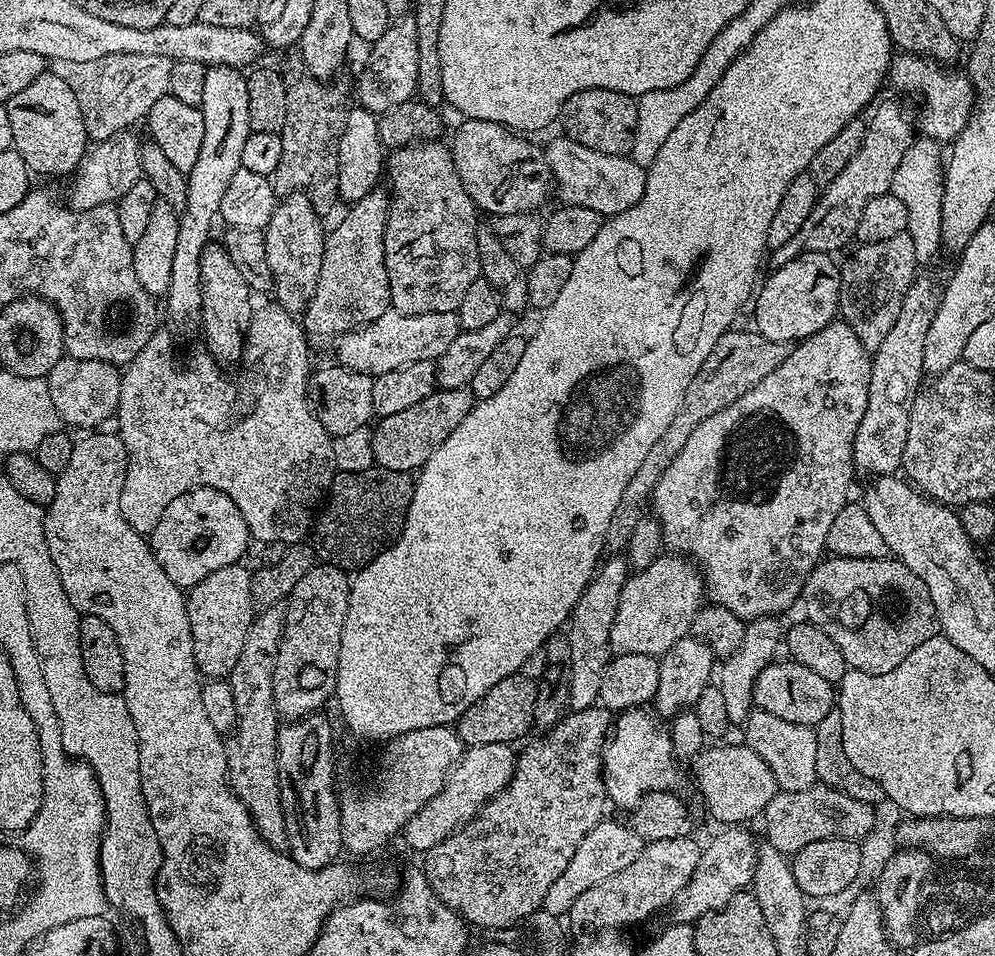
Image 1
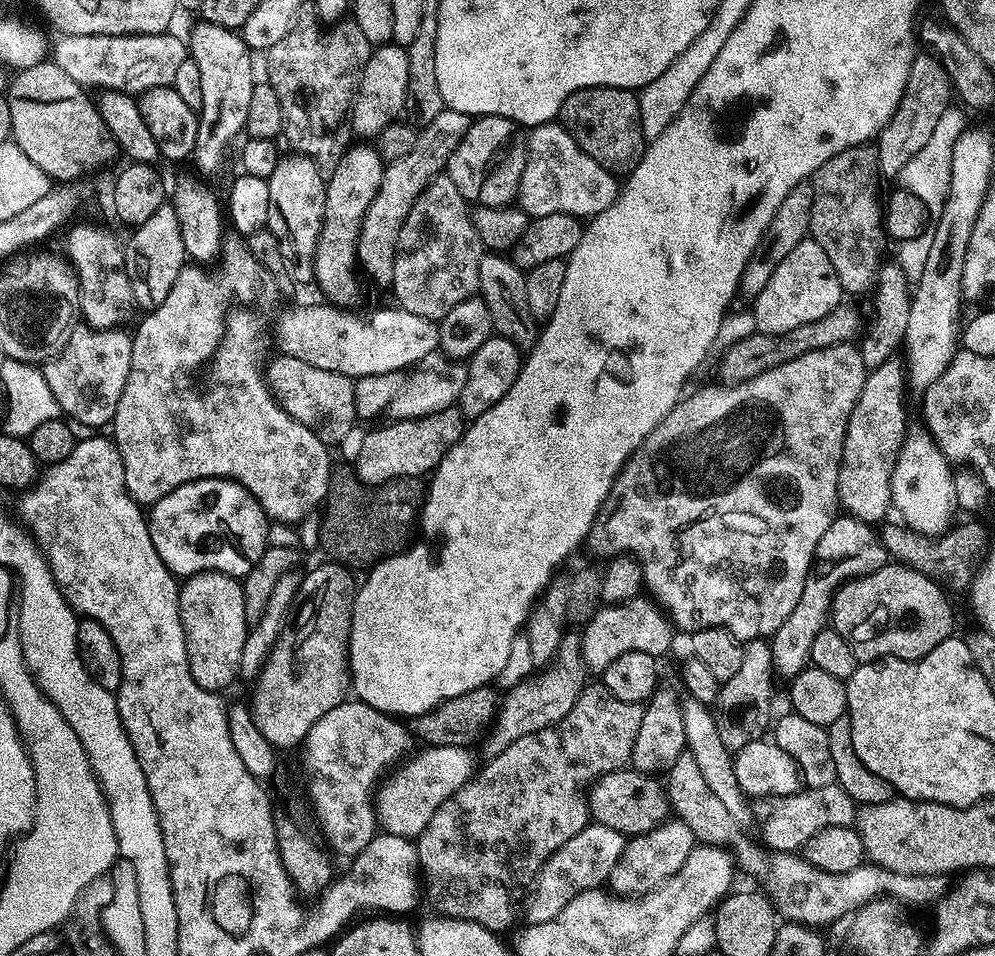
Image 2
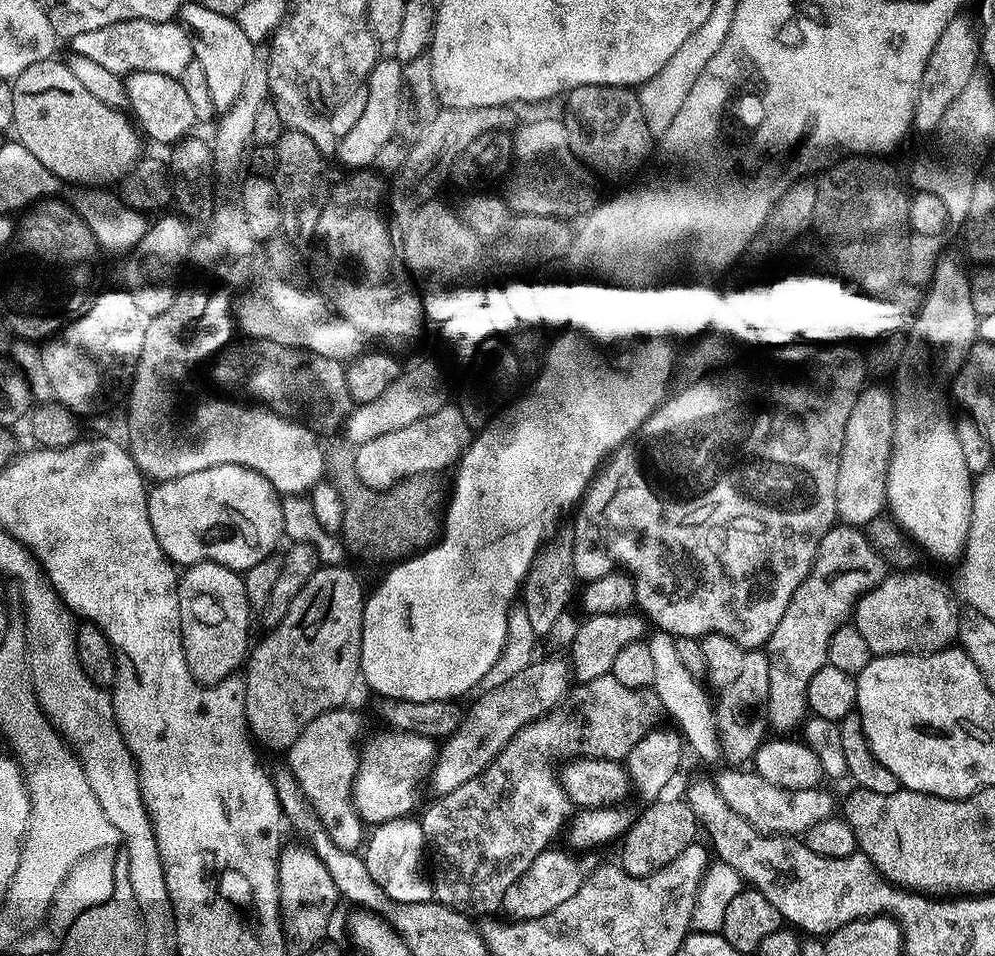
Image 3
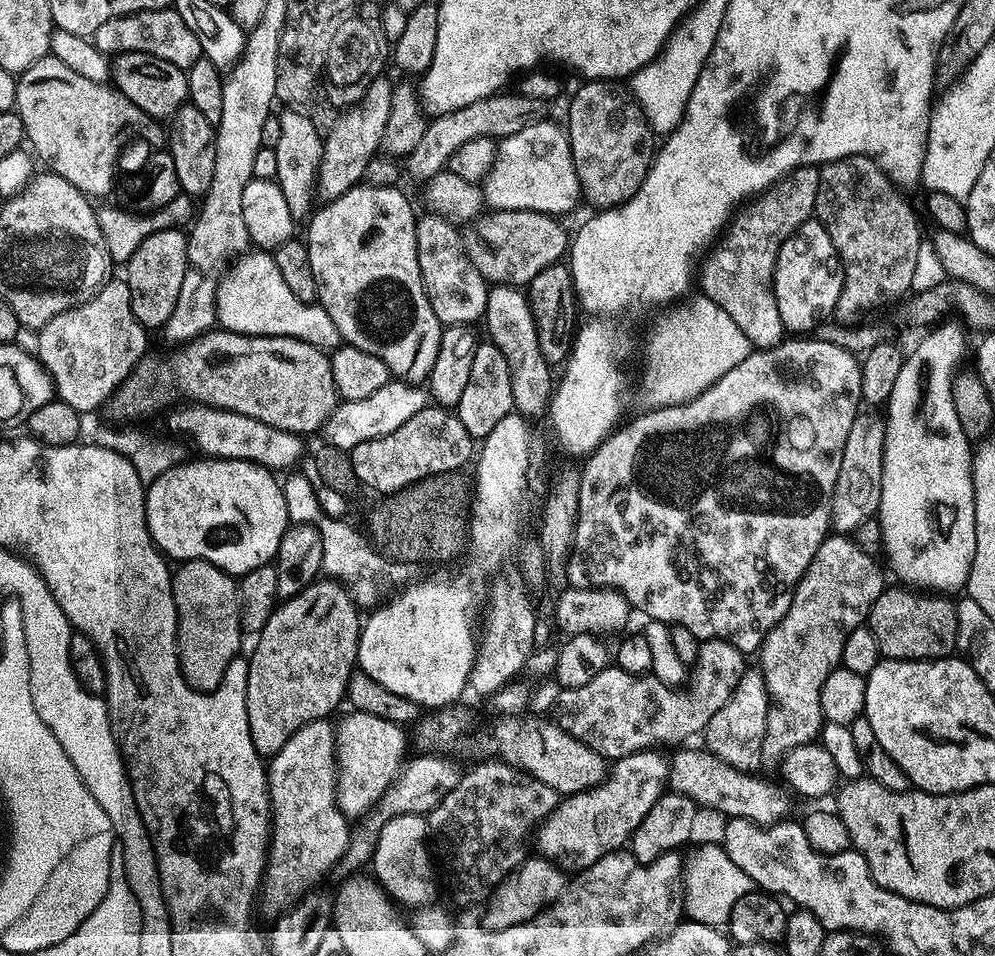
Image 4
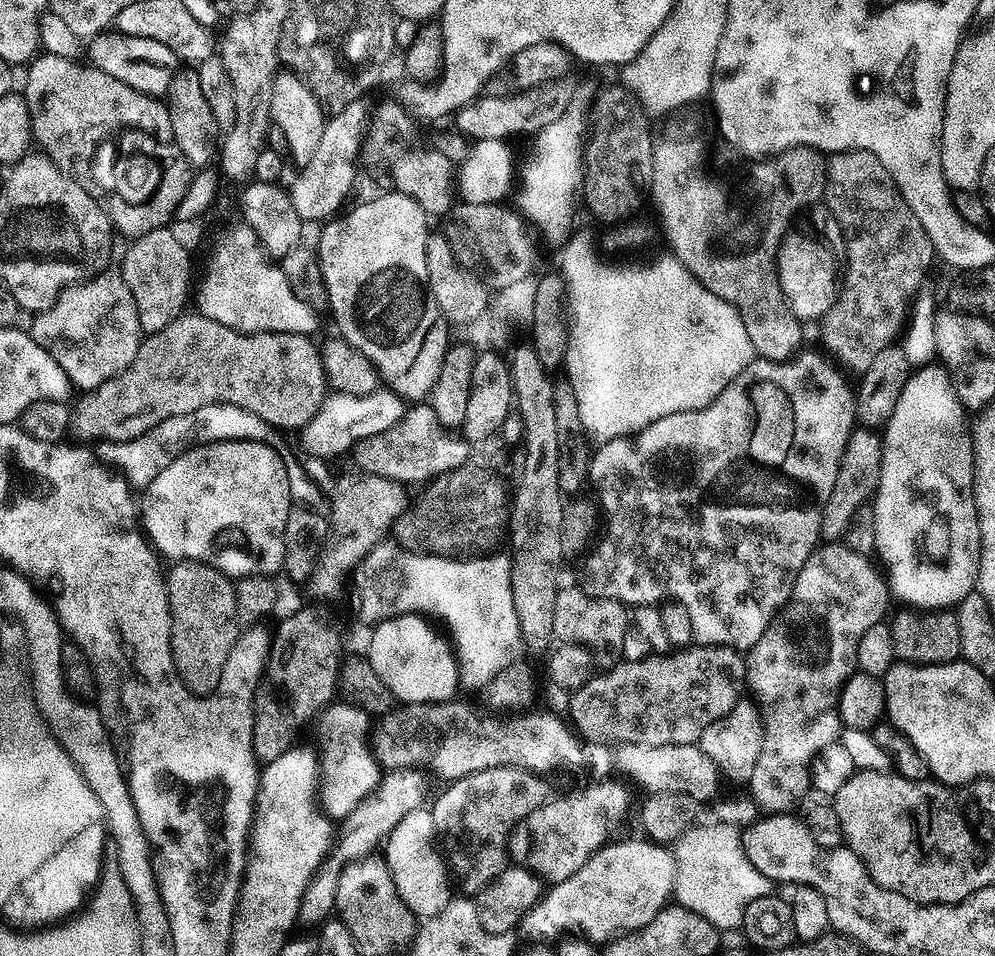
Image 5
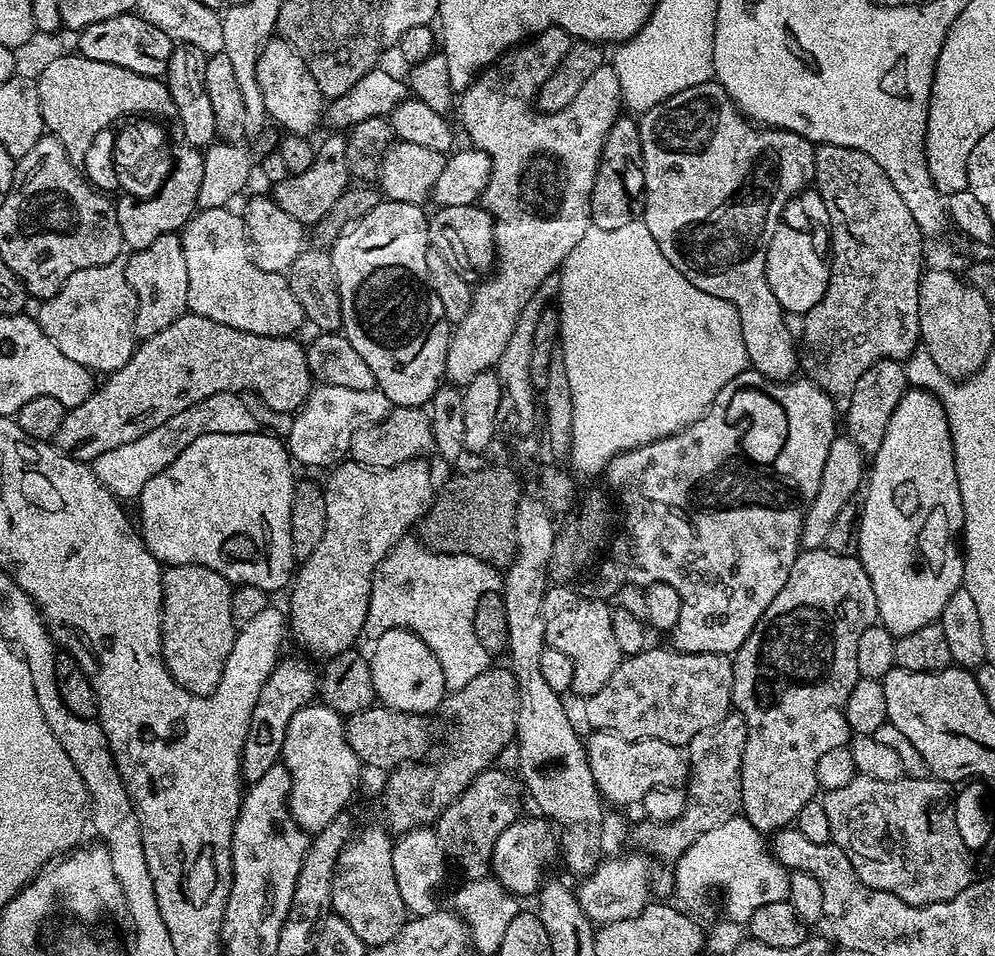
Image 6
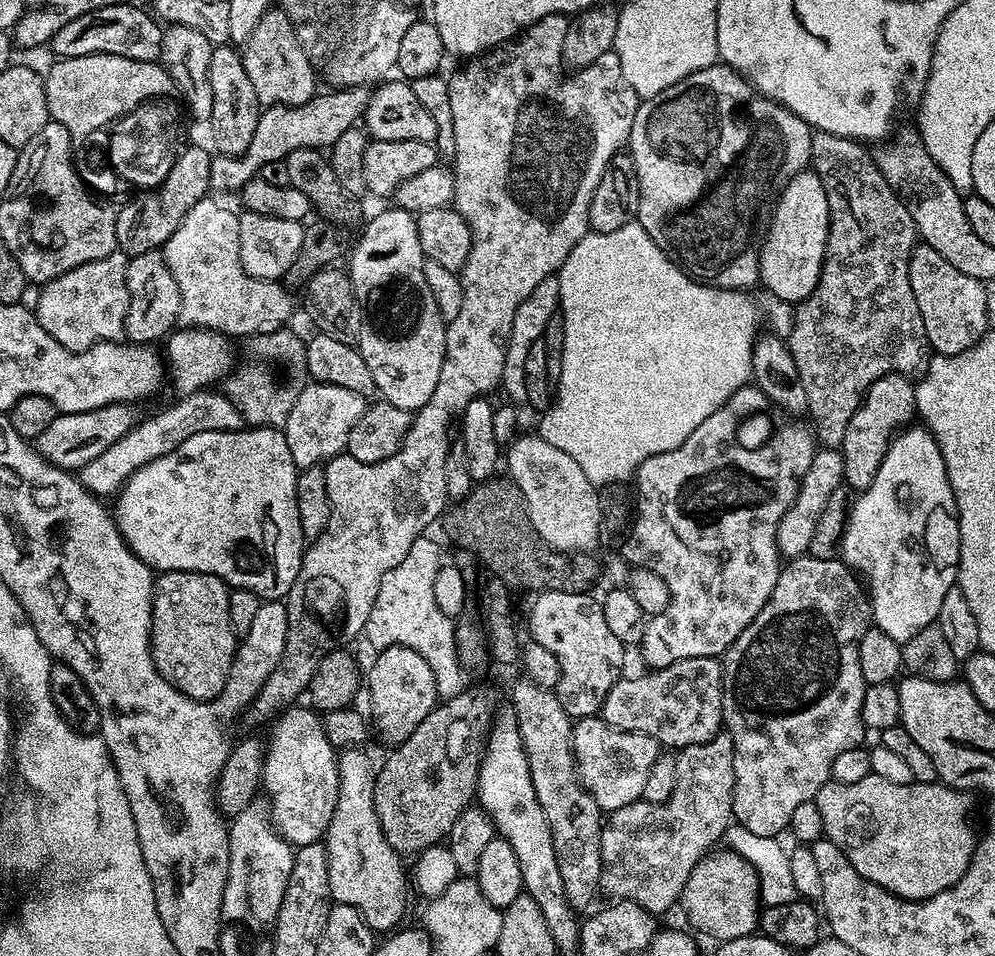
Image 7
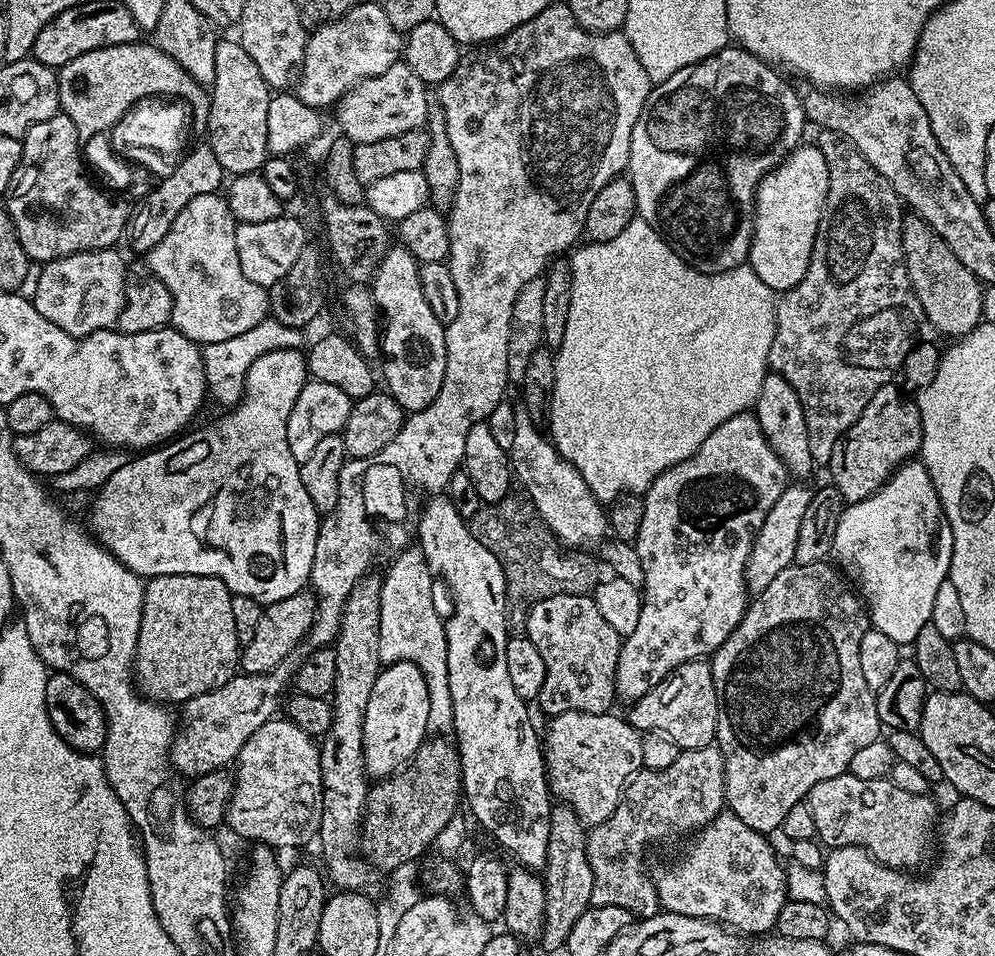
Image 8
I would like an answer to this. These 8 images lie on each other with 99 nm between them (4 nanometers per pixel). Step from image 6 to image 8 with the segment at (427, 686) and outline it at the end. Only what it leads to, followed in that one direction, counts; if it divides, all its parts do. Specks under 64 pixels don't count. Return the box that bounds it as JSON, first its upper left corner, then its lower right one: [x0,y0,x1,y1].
[362,661,430,777]

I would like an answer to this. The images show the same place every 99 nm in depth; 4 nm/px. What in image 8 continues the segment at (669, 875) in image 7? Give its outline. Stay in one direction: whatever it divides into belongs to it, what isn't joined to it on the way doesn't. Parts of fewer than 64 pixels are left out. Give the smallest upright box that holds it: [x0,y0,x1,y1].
[586,743,725,920]

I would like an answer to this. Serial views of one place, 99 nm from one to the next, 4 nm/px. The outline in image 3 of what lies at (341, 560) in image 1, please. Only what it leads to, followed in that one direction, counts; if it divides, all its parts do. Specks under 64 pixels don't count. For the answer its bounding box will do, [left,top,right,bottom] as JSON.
[324,447,446,566]

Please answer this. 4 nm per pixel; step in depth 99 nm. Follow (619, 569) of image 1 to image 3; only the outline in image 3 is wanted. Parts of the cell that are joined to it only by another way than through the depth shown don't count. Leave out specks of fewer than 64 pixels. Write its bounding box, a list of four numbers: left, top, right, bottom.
[430,655,574,796]

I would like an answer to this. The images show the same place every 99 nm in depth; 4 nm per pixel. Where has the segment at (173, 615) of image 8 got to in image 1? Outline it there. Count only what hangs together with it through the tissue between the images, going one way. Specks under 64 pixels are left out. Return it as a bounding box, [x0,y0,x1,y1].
[187,563,254,680]

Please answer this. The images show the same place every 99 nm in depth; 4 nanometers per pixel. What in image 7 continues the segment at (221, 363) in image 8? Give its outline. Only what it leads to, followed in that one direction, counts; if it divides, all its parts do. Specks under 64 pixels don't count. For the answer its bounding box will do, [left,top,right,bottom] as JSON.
[222,326,311,428]

